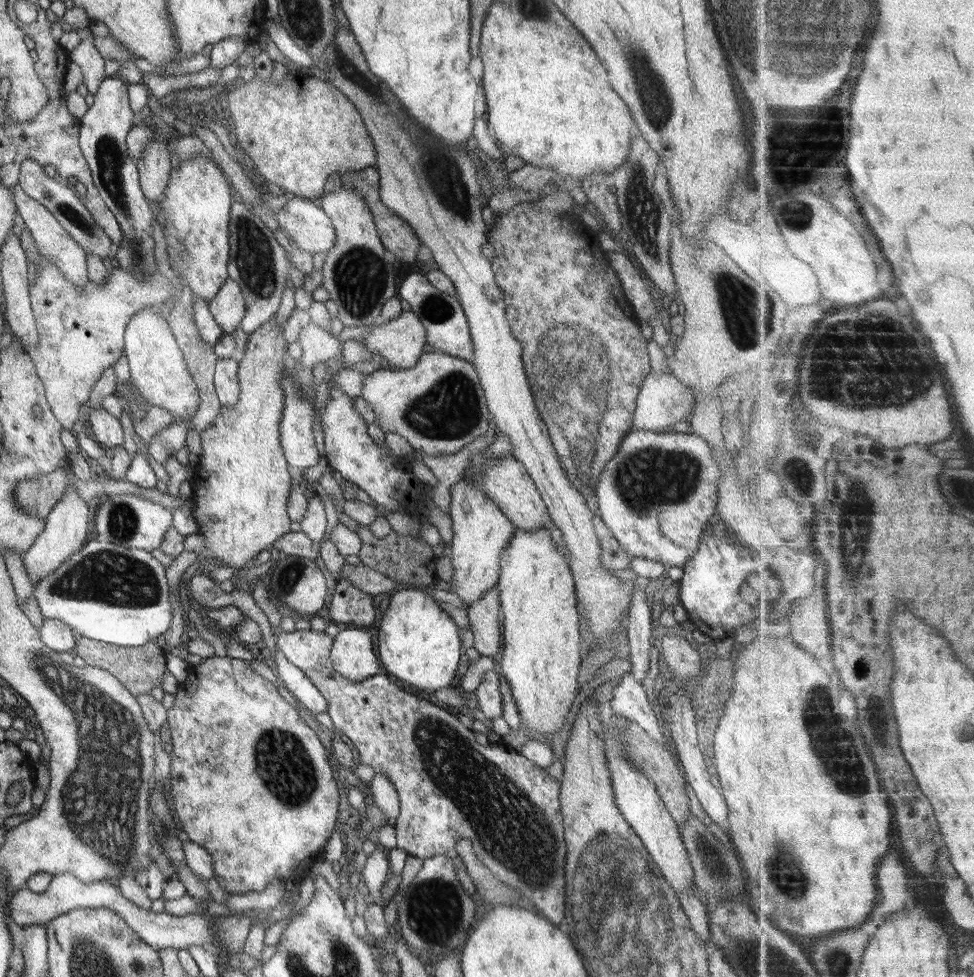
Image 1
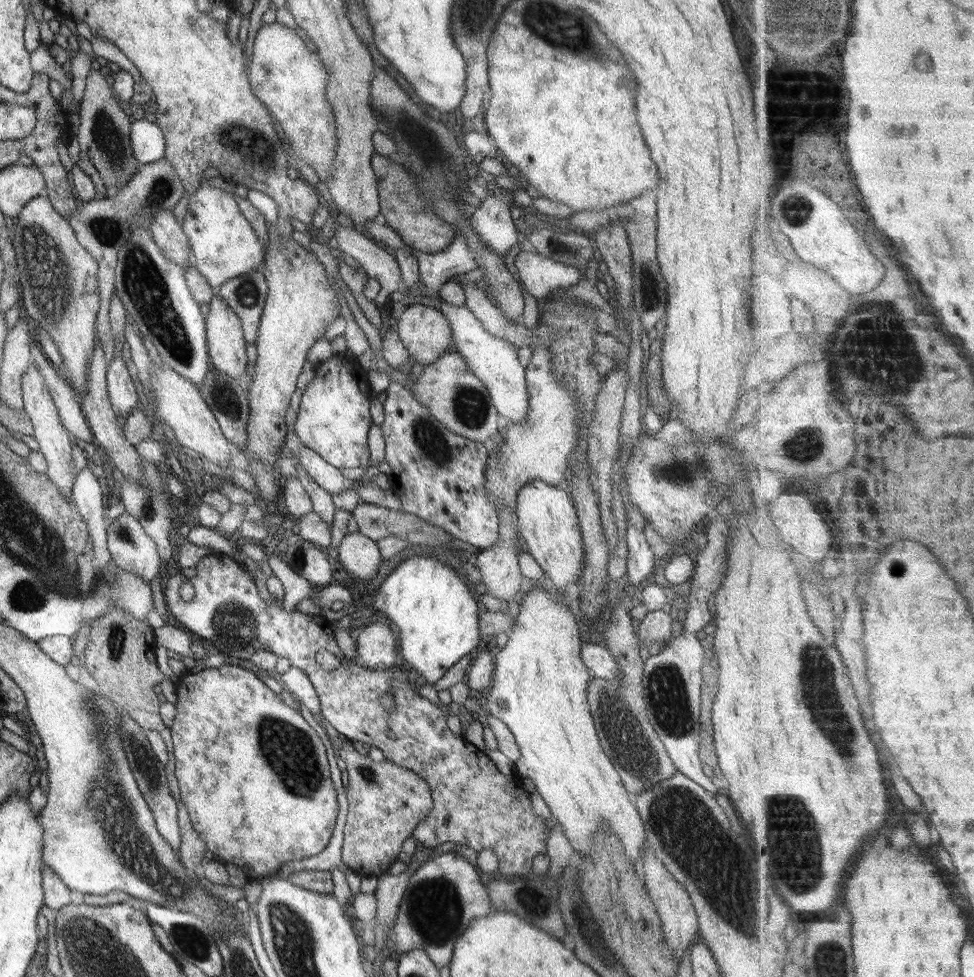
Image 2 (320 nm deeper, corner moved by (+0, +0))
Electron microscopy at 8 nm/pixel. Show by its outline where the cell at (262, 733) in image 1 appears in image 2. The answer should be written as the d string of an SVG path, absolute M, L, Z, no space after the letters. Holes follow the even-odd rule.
M229 662L223 663L218 668L205 668L195 674L187 672L179 676L173 685L176 692L175 715L169 730L175 748L173 754L175 754L175 776L179 784L179 798L189 814L191 828L199 834L206 849L210 850L221 863L235 864L248 879L260 879L270 873L276 873L277 868L287 861L319 854L327 846L332 835L338 815L338 802L329 777L329 765L327 765L323 742L300 716L300 712L286 706L279 695L266 687L251 671L230 665Z

